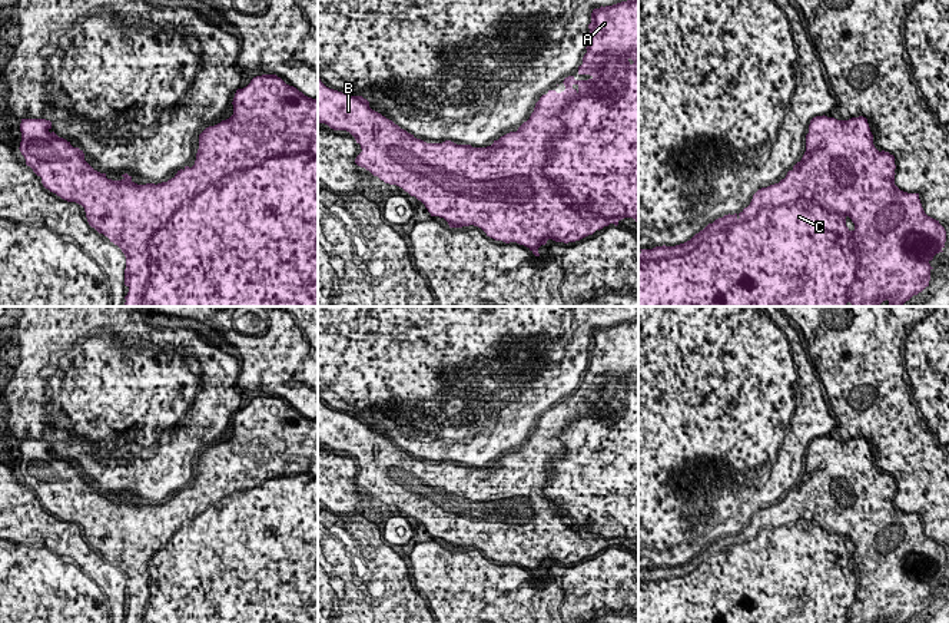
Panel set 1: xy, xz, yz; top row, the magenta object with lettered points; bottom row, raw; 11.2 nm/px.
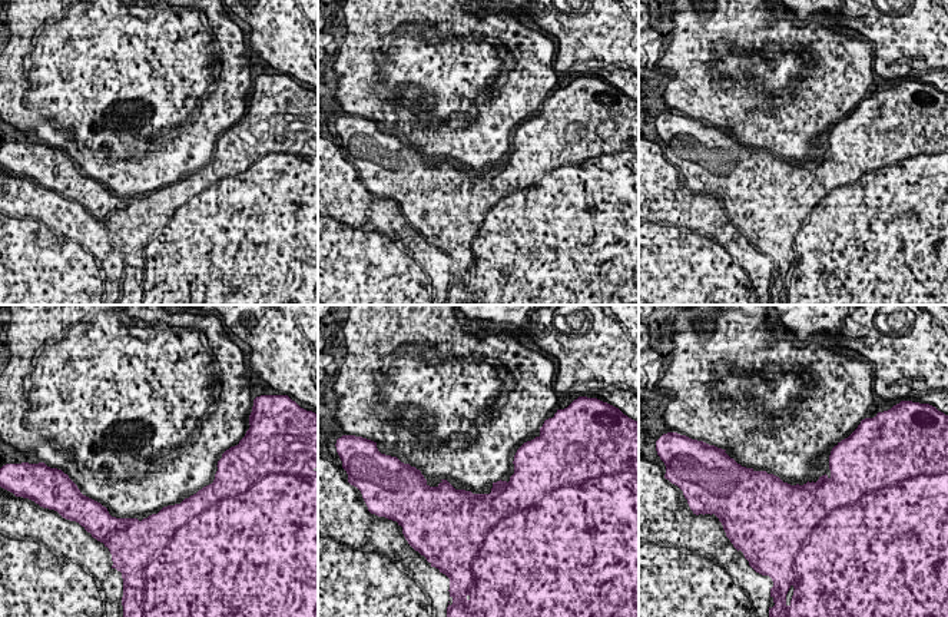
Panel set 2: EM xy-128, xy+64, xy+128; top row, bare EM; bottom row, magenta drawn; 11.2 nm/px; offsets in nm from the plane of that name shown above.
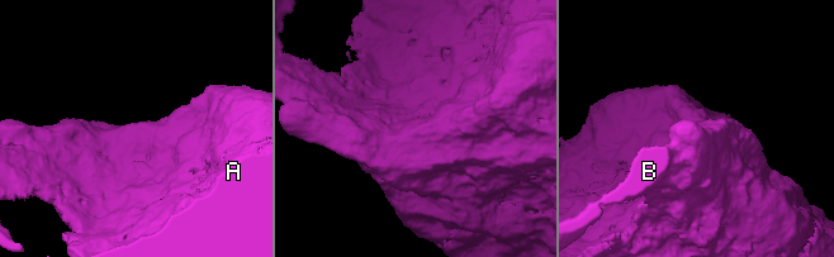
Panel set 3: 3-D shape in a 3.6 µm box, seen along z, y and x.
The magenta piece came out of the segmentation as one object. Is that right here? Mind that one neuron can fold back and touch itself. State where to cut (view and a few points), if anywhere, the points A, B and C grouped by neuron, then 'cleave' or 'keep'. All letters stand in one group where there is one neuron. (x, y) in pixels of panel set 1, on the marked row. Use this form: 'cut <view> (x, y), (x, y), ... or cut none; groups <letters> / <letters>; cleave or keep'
cut none; groups A B C; keep

